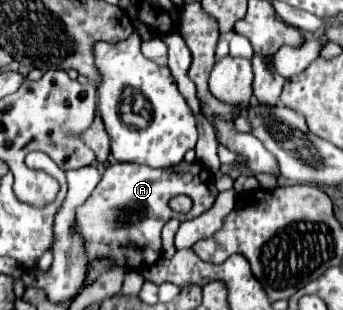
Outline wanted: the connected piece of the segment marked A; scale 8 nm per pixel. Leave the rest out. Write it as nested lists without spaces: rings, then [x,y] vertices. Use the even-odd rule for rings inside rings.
[[[122,162],[108,166],[94,194],[82,206],[76,208],[74,228],[84,238],[84,252],[88,262],[84,286],[92,286],[100,274],[116,266],[122,266],[126,270],[144,270],[152,266],[162,254],[162,238],[160,238],[162,226],[172,218],[184,222],[200,216],[214,204],[216,196],[218,190],[214,186],[214,174],[198,162],[192,164],[180,162],[176,168],[166,170],[156,170],[140,164],[122,164]],[[178,194],[186,194],[192,198],[194,206],[188,214],[178,214],[168,208],[168,200]],[[134,250],[140,252],[152,250],[152,256],[132,258]]]

